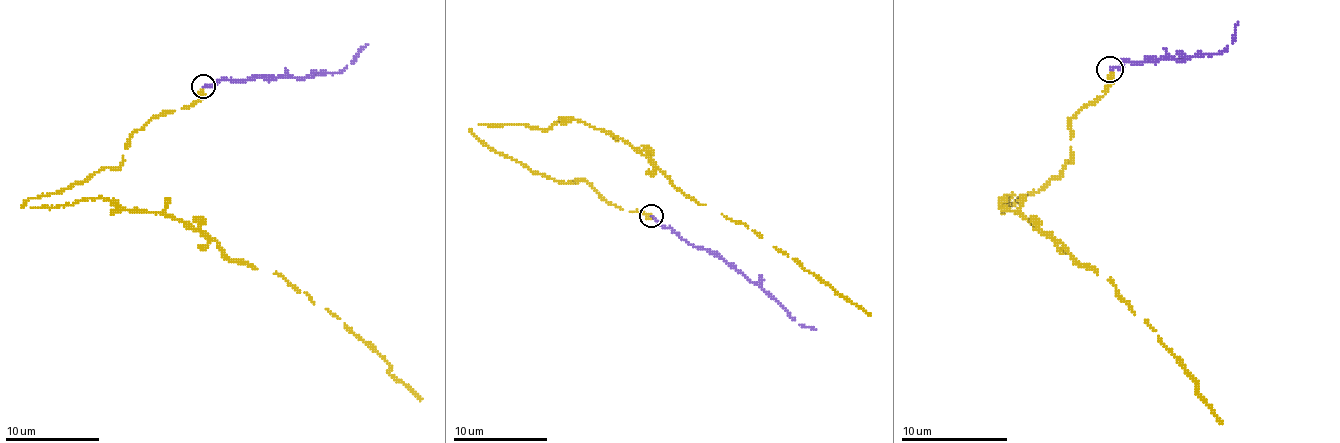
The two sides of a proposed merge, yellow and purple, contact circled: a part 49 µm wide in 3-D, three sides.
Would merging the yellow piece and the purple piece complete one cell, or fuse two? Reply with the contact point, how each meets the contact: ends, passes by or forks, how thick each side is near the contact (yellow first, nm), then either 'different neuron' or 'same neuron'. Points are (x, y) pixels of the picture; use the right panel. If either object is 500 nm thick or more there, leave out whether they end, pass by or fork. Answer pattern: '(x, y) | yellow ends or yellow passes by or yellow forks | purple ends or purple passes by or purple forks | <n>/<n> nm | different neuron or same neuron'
(1110, 69) | yellow ends | purple ends | 400/140 nm | same neuron

